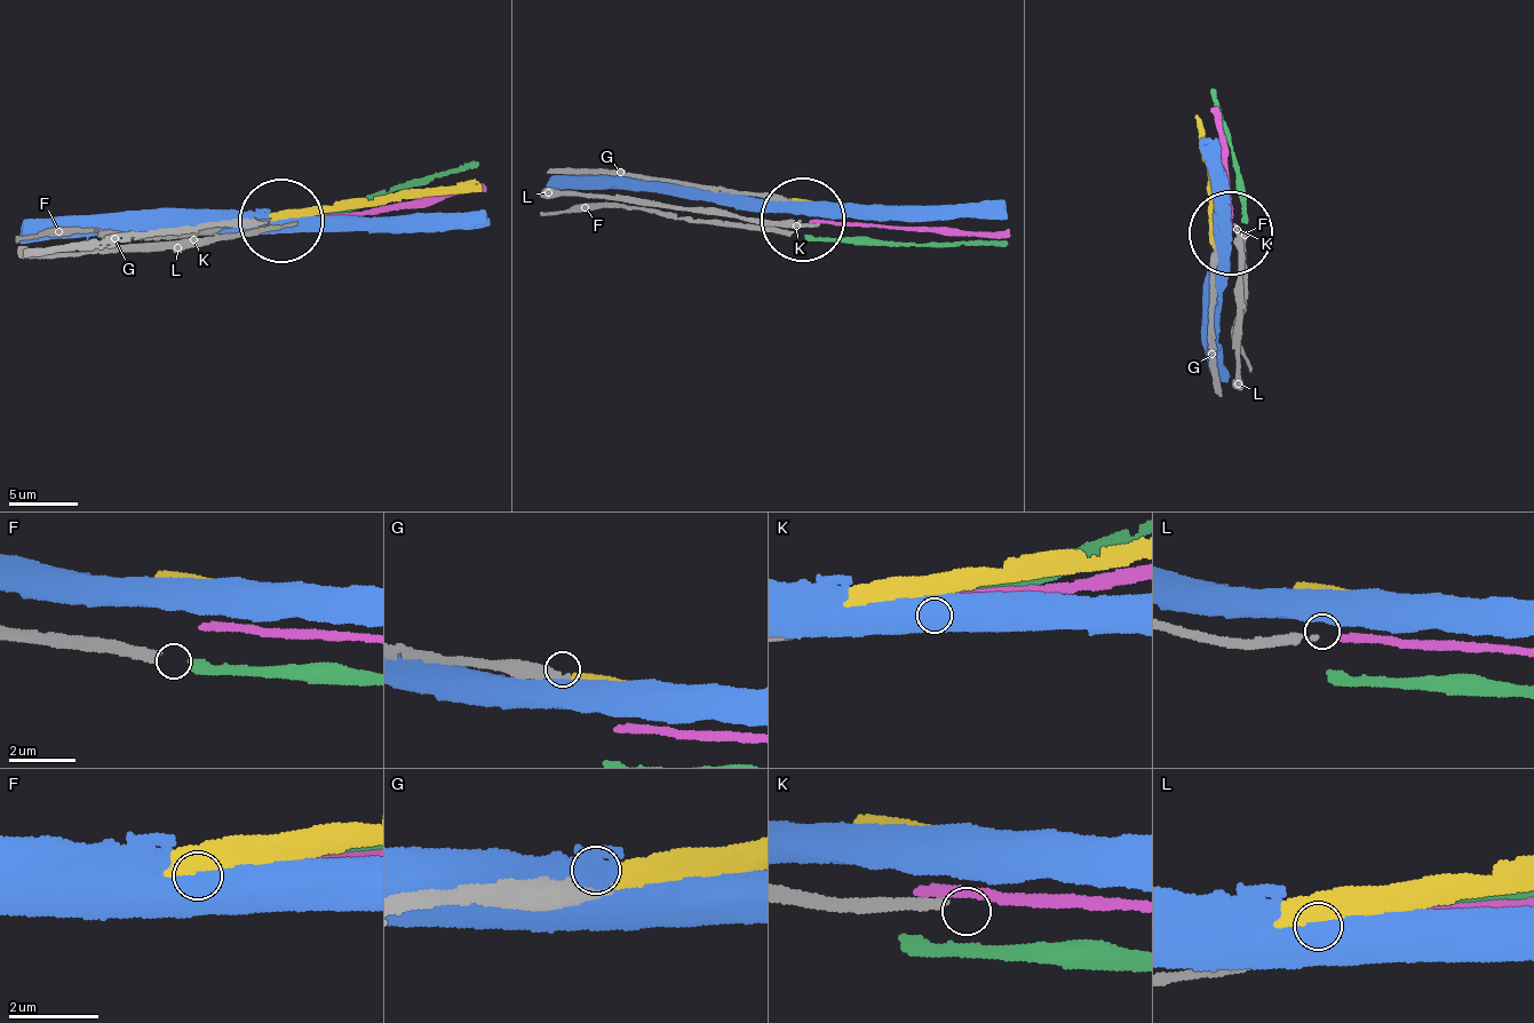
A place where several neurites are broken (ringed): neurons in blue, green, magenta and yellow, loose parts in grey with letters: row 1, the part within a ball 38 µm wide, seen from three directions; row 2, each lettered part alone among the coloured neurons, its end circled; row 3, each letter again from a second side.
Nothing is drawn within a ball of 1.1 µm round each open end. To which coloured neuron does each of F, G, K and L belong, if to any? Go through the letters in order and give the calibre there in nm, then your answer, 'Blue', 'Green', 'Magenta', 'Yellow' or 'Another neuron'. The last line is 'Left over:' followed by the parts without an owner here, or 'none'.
F: Thickness 320 nm. Green
G: Thickness 200 nm. Yellow
K: Thickness 280 nm. Another neuron
L: Thickness 240 nm. Magenta
Left over: K

